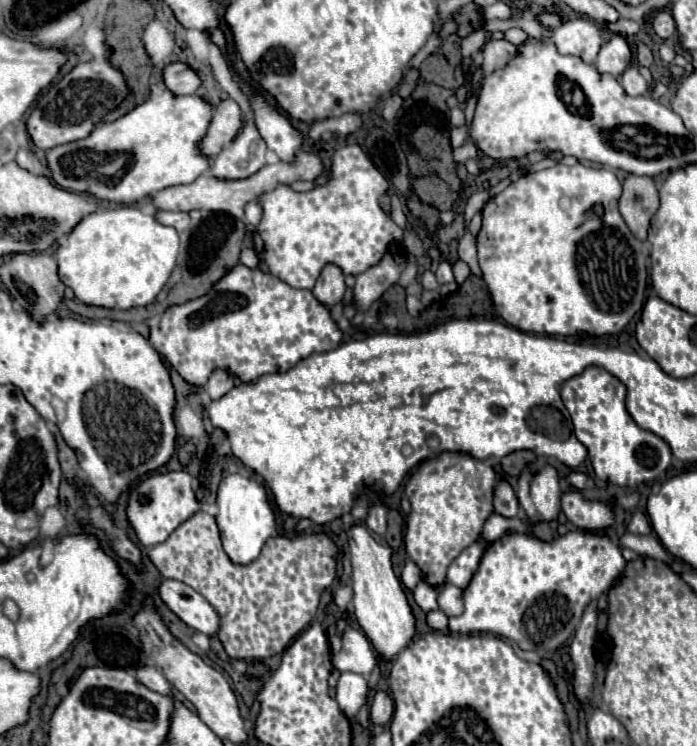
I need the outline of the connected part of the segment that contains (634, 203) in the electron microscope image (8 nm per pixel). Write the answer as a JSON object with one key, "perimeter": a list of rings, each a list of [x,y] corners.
{"perimeter":[[[629,175],[623,181],[623,197],[619,199],[619,211],[639,241],[647,241],[649,221],[659,209],[659,191],[651,177]]]}

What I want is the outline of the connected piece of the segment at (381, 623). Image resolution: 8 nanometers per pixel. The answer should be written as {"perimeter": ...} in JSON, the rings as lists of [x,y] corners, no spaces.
{"perimeter":[[[351,525],[347,529],[347,543],[353,565],[353,605],[357,621],[379,655],[393,659],[415,635],[415,619],[411,615],[411,607],[401,589],[401,583],[393,573],[391,549],[379,545],[367,525]]]}

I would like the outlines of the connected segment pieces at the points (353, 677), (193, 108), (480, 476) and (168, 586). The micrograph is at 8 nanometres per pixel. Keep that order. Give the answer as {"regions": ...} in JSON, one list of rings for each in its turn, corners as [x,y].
{"regions":[[[[345,671],[337,681],[337,703],[345,715],[357,715],[367,699],[367,681],[363,675]]],[[[161,72],[159,74],[152,74],[151,78],[157,78],[158,81],[153,82],[150,85],[149,99],[143,103],[143,105],[137,105],[133,111],[129,111],[127,115],[111,121],[111,123],[101,123],[99,127],[95,127],[95,131],[87,137],[87,139],[79,139],[75,143],[65,143],[63,147],[53,147],[49,153],[47,153],[47,163],[49,163],[49,169],[51,169],[51,179],[67,189],[67,191],[85,191],[85,193],[91,193],[95,195],[97,199],[103,199],[103,201],[113,201],[113,203],[135,203],[143,197],[151,197],[155,195],[157,191],[165,189],[165,187],[173,187],[173,185],[187,185],[187,183],[193,183],[199,175],[207,173],[209,167],[211,167],[211,159],[201,151],[201,141],[205,139],[205,133],[207,133],[207,127],[211,123],[211,117],[213,117],[213,105],[207,103],[203,97],[197,97],[197,95],[175,95],[171,93],[169,89],[166,89],[166,86],[163,84],[163,78]]],[[[443,451],[429,457],[411,473],[405,485],[405,495],[411,501],[405,547],[425,583],[431,587],[445,583],[445,573],[451,561],[479,539],[485,521],[493,513],[495,485],[497,475],[491,465],[459,451]]],[[[163,579],[155,591],[161,601],[191,629],[201,631],[205,635],[217,633],[219,617],[215,609],[207,603],[207,599],[195,589],[175,579]]]]}

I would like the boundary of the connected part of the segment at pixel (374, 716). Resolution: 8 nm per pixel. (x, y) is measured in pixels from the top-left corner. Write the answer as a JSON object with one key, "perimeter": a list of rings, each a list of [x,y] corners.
{"perimeter":[[[377,691],[373,701],[371,701],[369,711],[371,711],[371,723],[373,725],[387,725],[393,717],[393,711],[395,711],[393,699],[385,691]]]}

